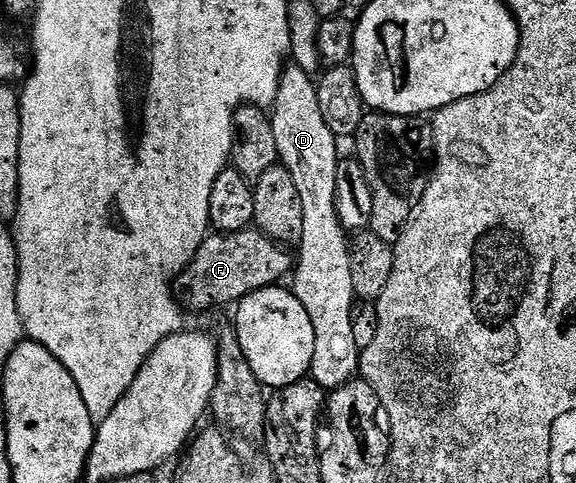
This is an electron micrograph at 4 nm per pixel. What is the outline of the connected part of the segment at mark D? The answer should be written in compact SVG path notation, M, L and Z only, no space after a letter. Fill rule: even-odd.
M291 64L284 69L277 88L277 100L269 113L273 136L277 140L279 162L293 176L293 188L297 188L297 196L301 196L303 240L298 243L297 261L293 266L293 293L301 304L305 304L309 320L313 320L315 351L309 377L324 391L330 392L359 374L361 353L357 340L353 340L351 308L357 299L351 275L349 234L337 216L340 143L321 116L316 79L306 74L300 66Z

